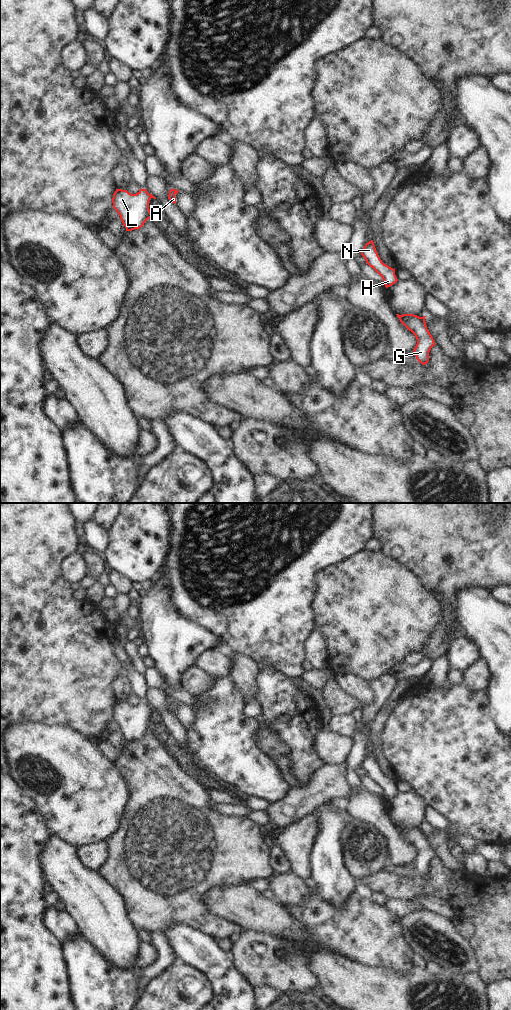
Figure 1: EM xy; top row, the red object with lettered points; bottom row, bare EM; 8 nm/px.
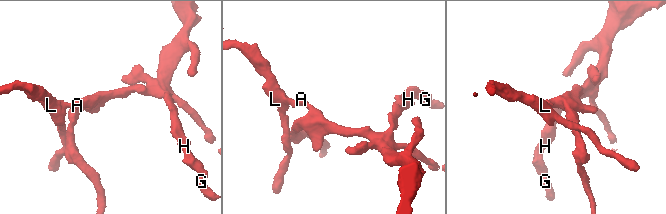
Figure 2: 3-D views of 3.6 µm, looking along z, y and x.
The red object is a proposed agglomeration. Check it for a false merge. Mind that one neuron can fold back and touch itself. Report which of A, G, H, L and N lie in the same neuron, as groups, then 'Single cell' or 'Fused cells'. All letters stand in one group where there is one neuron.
Groups: A G H L N. Single cell

